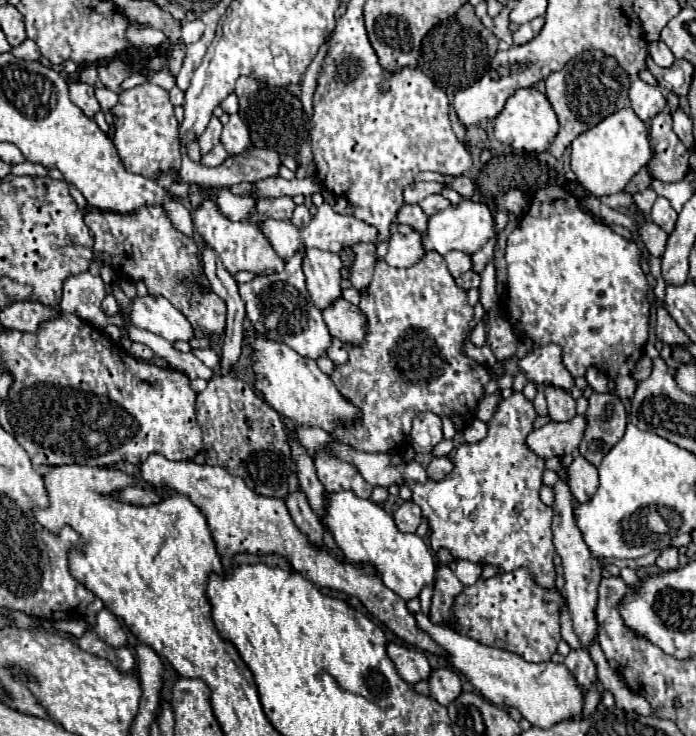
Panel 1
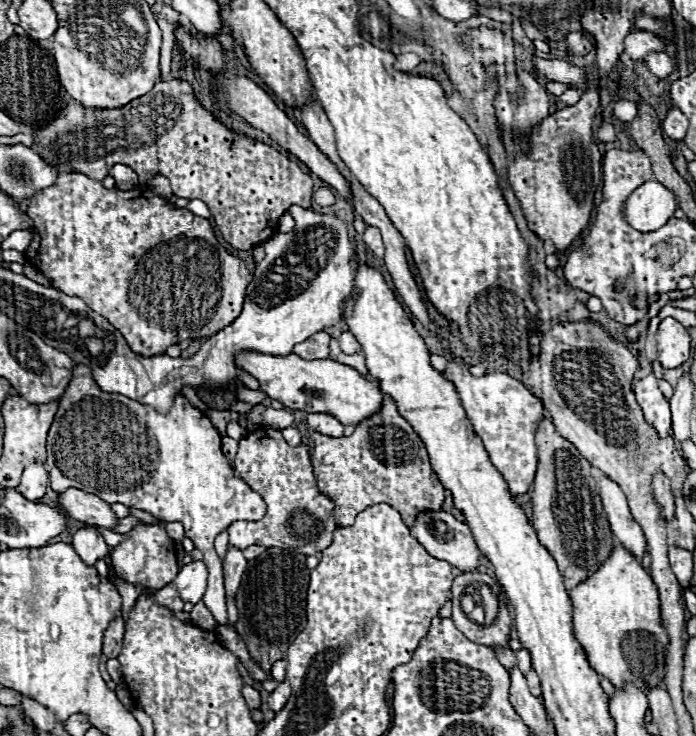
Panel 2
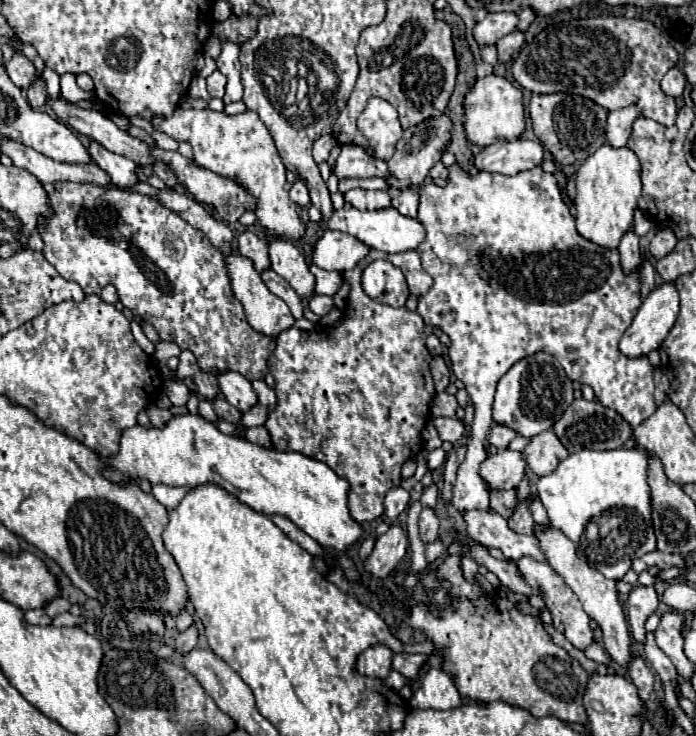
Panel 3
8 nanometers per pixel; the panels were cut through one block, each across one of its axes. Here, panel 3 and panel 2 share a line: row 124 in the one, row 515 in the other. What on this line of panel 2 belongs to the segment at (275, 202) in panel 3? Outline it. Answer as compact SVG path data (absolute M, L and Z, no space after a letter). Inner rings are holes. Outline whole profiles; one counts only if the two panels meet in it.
M84 364L74 366L74 378L60 400L60 408L48 432L48 458L46 466L50 472L50 484L56 494L68 488L78 488L102 496L110 504L126 504L150 512L164 522L180 522L186 536L194 542L194 548L202 550L204 564L208 568L208 588L202 598L206 608L218 624L228 624L224 584L222 584L222 560L214 550L214 540L226 530L234 520L262 520L266 514L266 504L244 480L234 476L234 470L222 452L222 442L218 430L212 422L196 410L184 396L178 396L170 414L158 414L146 404L138 404L122 394L102 392L92 378L90 368Z

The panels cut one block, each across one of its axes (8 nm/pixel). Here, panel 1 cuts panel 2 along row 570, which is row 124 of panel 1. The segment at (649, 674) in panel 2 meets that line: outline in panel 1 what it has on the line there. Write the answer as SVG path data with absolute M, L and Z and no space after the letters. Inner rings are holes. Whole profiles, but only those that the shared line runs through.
M630 106L612 112L606 120L572 140L572 172L576 174L576 180L598 198L622 192L630 178L646 166L650 156L648 124L642 122Z

